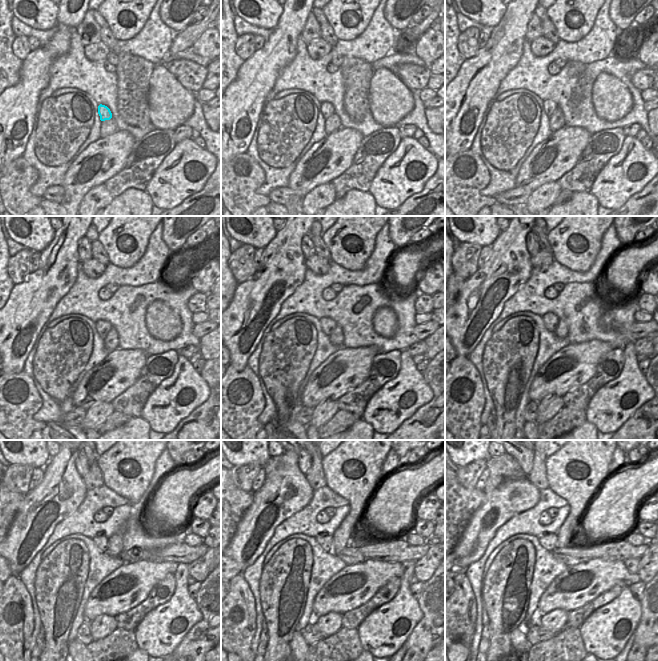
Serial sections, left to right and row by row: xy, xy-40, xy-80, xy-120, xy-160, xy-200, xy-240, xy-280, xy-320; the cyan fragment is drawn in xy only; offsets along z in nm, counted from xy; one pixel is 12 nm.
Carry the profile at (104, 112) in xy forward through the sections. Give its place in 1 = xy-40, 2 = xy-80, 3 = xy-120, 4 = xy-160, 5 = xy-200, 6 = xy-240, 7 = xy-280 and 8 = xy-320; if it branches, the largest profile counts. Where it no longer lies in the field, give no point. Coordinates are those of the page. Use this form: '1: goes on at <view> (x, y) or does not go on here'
1: goes on at xy-40 (327, 109)
2: goes on at xy-80 (550, 106)
3: goes on at xy-120 (103, 327)
4: goes on at xy-160 (328, 325)
5: goes on at xy-200 (550, 320)
6: goes on at xy-240 (102, 542)
7: goes on at xy-280 (325, 542)
8: goes on at xy-320 (548, 541)

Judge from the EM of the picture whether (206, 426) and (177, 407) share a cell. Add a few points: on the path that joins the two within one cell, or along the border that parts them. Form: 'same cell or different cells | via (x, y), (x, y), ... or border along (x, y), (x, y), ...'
different cells | border along (206, 399), (172, 429)

